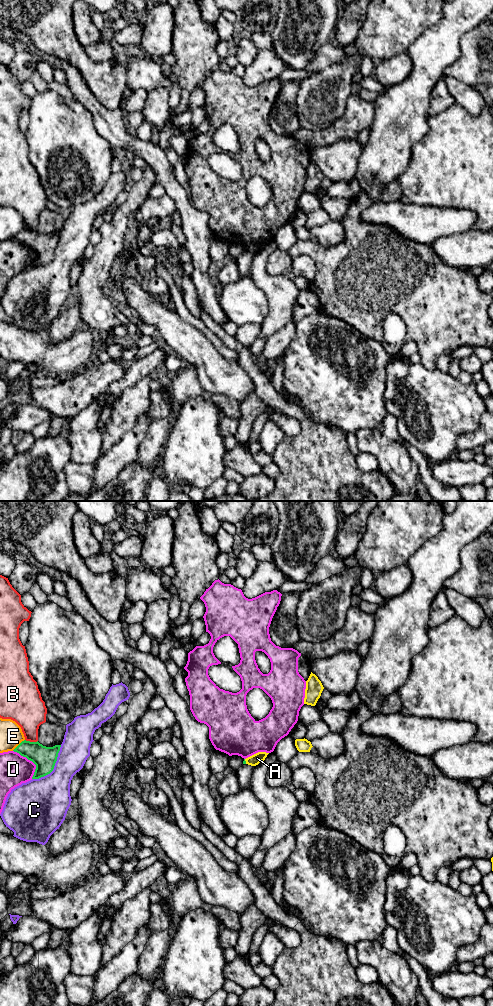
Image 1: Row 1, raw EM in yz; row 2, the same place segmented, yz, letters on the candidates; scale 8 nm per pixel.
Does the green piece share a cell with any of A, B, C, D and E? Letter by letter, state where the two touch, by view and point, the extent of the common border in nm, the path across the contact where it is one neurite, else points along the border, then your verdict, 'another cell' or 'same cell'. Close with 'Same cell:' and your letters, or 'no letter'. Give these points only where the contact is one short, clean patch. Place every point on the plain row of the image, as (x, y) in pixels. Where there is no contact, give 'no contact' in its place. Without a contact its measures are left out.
A: yz (245, 249) | 40 nm | along yz (244, 247), (246, 251) | another cell
B: yz (31, 230) | 110 nm | another cell
C: yz (53, 256) | 360 nm | another cell
D: yz (31, 248) | 280 nm | another cell
E: yz (19, 232) | 140 nm | another cell
Same cell: no letter

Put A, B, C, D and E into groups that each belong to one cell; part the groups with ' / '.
A / B / C / D / E

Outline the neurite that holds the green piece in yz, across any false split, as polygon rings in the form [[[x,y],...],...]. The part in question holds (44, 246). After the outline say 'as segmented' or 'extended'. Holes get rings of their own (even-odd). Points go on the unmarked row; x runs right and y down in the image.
[[[22,229],[13,239],[26,245],[36,253],[32,267],[39,267],[50,262],[57,249],[61,233],[46,235],[37,230]]] | as segmented

